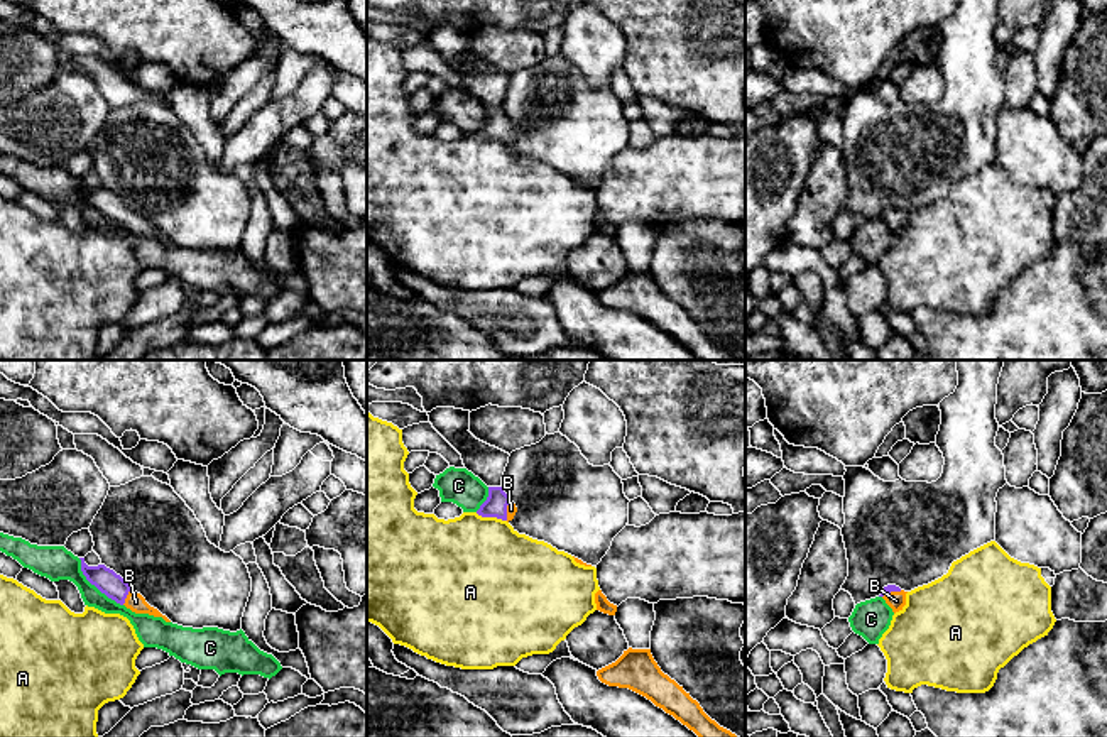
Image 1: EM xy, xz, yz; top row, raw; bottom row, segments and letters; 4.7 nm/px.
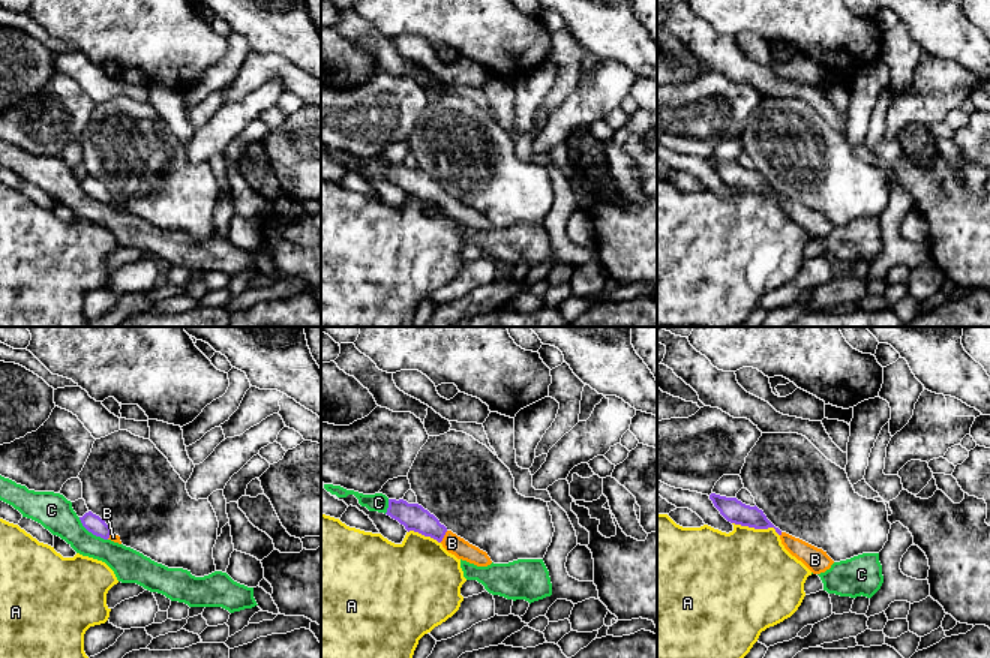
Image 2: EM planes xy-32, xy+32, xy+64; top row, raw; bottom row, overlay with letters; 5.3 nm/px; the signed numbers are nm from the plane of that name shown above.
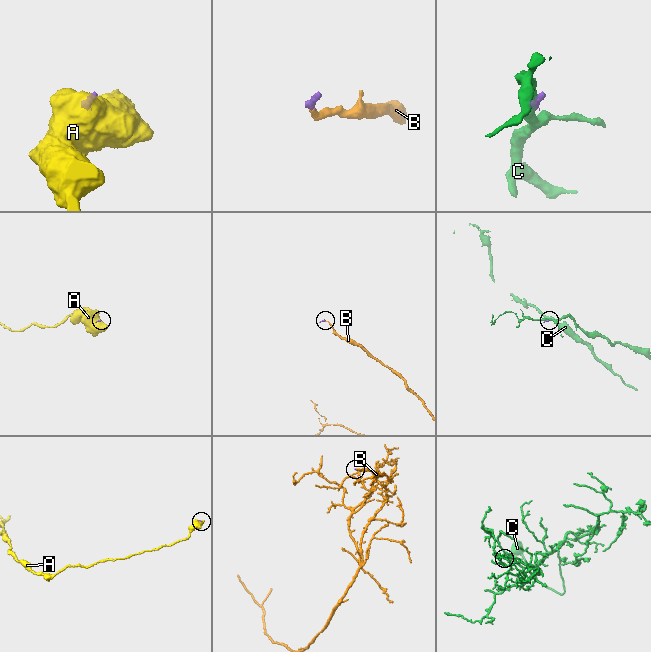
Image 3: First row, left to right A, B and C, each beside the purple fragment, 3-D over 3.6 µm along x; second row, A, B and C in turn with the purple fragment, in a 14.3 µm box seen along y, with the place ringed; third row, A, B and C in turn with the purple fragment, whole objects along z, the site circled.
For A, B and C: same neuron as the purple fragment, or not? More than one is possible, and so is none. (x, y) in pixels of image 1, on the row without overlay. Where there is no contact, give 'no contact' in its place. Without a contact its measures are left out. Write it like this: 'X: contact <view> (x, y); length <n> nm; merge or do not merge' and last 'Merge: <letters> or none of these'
A: contact xz (490, 137); length 160 nm; do not merge
B: contact xy (125, 218); length 90 nm; merge
C: contact xy (95, 207); length 320 nm; do not merge
Merge: B

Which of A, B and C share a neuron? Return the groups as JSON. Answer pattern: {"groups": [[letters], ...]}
{"groups": [["A"], ["B"], ["C"]]}

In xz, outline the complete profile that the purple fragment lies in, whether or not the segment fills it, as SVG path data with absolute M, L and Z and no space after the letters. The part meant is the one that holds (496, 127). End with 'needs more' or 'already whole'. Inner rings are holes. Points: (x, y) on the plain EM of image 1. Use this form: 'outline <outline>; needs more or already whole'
outline M436 29L428 37L433 49L461 76L465 90L488 108L488 118L477 135L512 142L517 128L502 110L502 98L510 76L477 61L468 52L470 32Z; needs more

